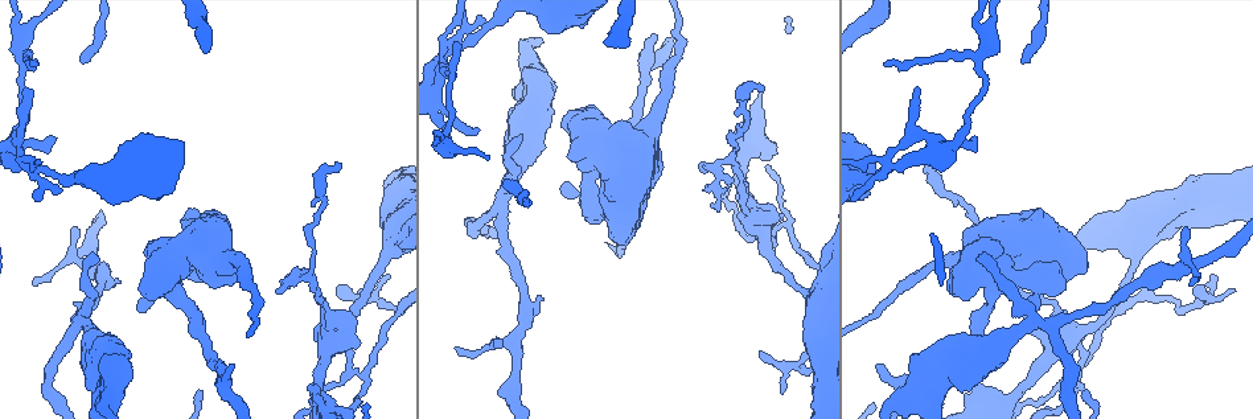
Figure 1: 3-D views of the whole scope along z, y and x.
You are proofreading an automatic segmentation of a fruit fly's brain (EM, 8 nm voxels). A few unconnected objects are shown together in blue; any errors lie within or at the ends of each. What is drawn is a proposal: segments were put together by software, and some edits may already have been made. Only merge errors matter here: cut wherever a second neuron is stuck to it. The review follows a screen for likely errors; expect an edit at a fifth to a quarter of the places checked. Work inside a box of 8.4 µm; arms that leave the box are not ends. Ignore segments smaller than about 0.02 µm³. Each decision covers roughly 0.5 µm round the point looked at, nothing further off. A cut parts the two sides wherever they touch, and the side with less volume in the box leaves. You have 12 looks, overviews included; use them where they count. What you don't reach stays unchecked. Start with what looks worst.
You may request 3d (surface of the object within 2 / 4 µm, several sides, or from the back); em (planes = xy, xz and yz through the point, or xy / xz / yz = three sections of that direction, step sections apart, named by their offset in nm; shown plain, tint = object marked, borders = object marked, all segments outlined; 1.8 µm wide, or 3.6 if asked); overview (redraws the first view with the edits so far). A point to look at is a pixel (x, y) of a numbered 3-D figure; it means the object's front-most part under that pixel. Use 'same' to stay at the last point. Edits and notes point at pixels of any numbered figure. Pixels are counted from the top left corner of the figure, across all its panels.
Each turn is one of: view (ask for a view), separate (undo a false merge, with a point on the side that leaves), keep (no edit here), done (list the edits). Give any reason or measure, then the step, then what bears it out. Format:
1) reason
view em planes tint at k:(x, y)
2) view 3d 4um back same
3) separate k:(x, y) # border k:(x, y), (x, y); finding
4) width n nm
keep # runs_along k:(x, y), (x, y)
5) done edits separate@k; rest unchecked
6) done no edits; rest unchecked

a fork
view 3d 4um at 1:(345, 369)

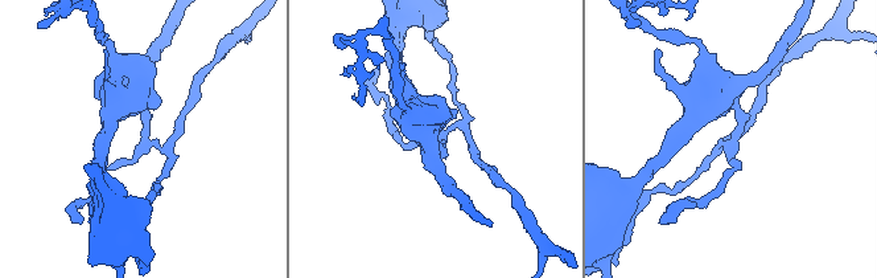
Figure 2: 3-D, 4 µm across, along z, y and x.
shape alone is not enough
view em planes tint at 2:(144, 140)

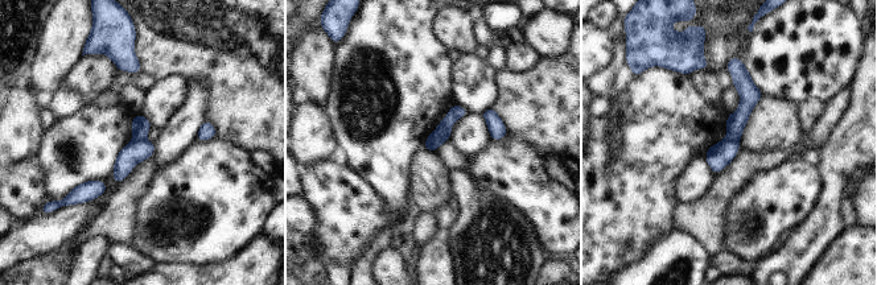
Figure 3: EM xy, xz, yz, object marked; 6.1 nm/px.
separate 3:(720, 155) # part_leaving 3:(460, 110), (429, 147); two neurons meet here

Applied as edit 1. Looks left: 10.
abrupt turn
view em planes tint at 1:(892, 166)

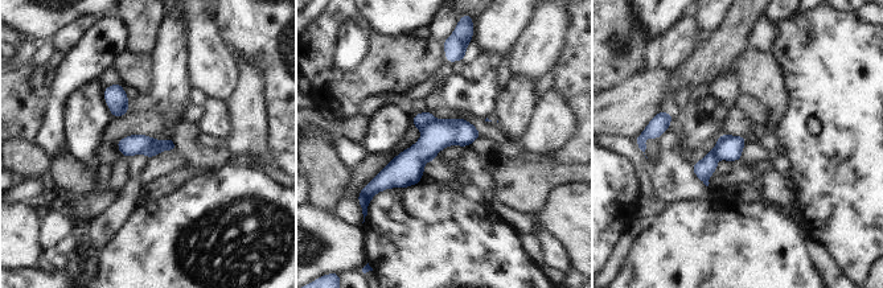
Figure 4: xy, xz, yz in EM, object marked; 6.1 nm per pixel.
separate 4:(422, 120) # border 4:(436, 119), (422, 132); a second neuron is stuck on

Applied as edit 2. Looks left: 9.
view overview

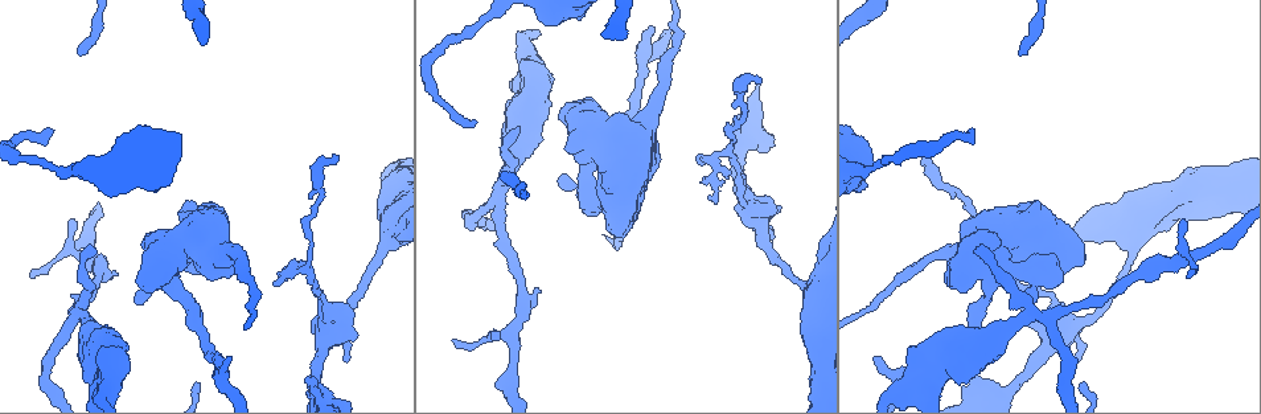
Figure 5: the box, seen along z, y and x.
view em xz step 4 tint at 5:(76, 315)

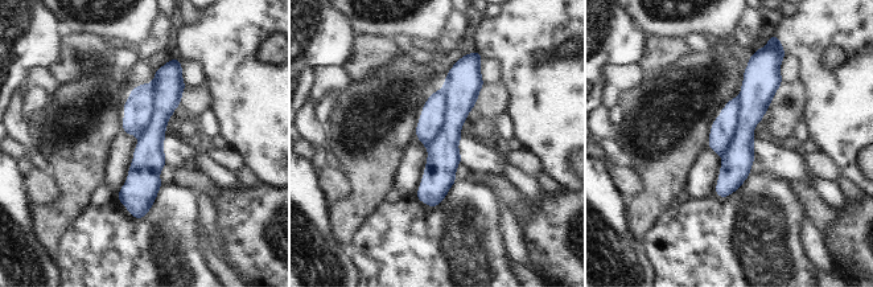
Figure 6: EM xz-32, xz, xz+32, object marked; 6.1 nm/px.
separate 6:(429, 126) # border 6:(444, 86), (443, 131), (428, 150); two neurons meet here

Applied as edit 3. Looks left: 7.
view overview

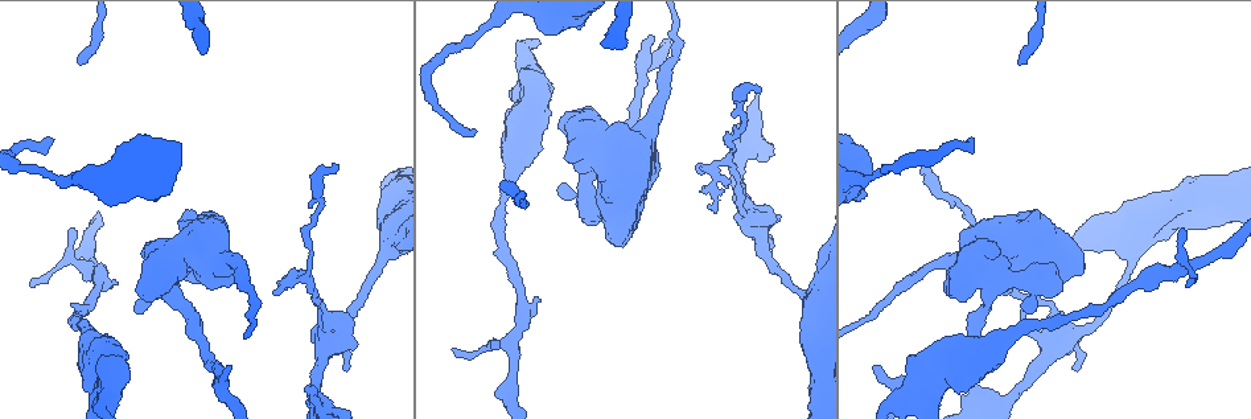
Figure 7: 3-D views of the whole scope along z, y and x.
sudden change in width
view em xy step 4 tint at 7:(917, 392)

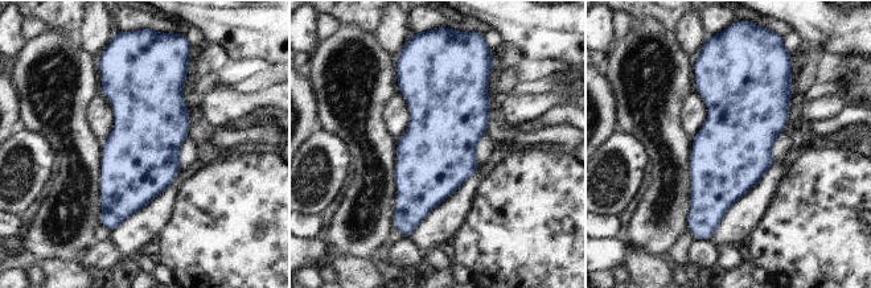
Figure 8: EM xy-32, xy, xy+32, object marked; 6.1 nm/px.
keep # all the same neuron

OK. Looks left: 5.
done edits separate@3, separate@4, separate@6; rest unchecked

